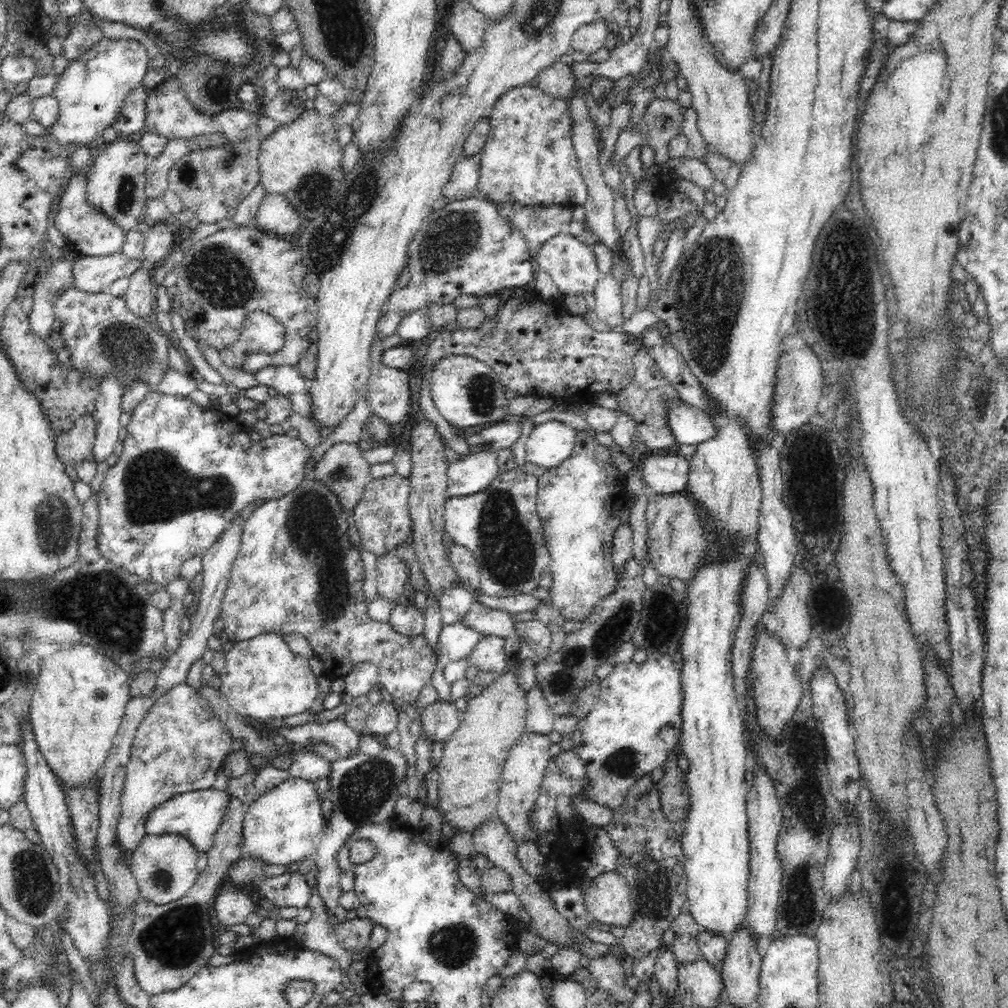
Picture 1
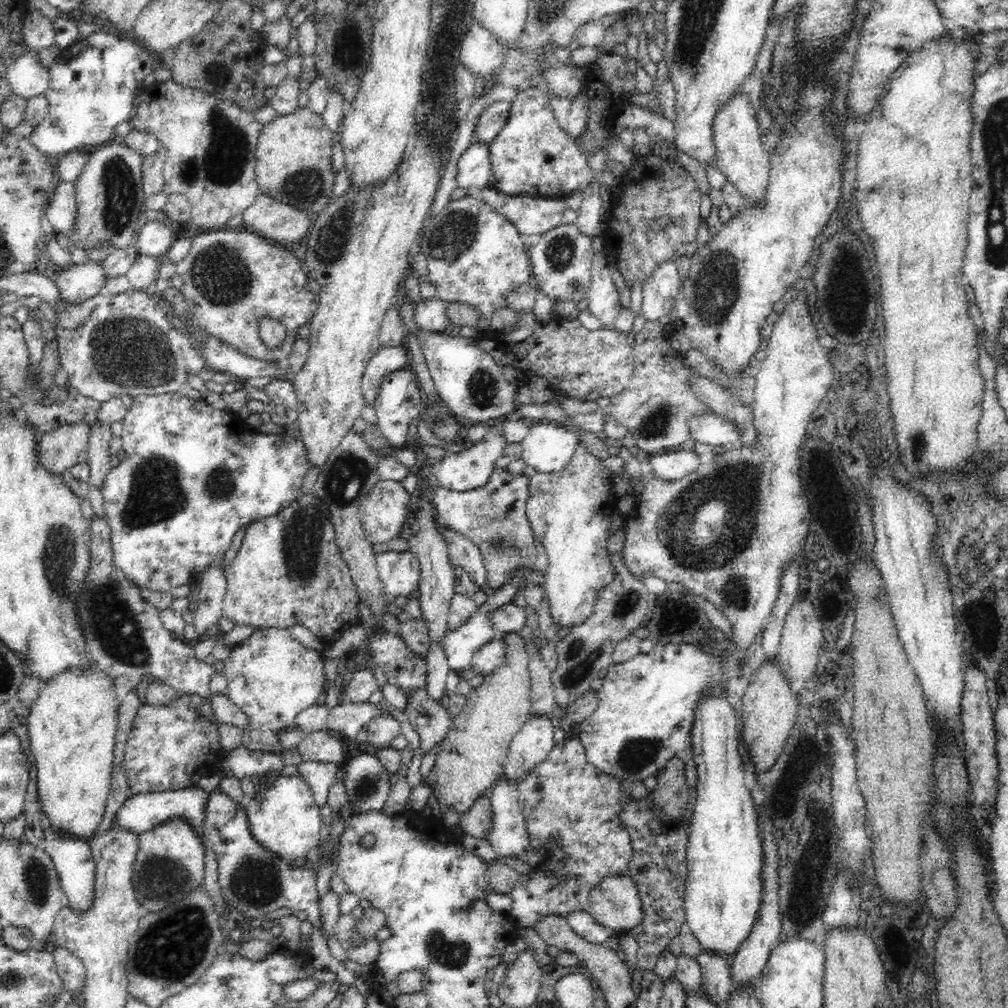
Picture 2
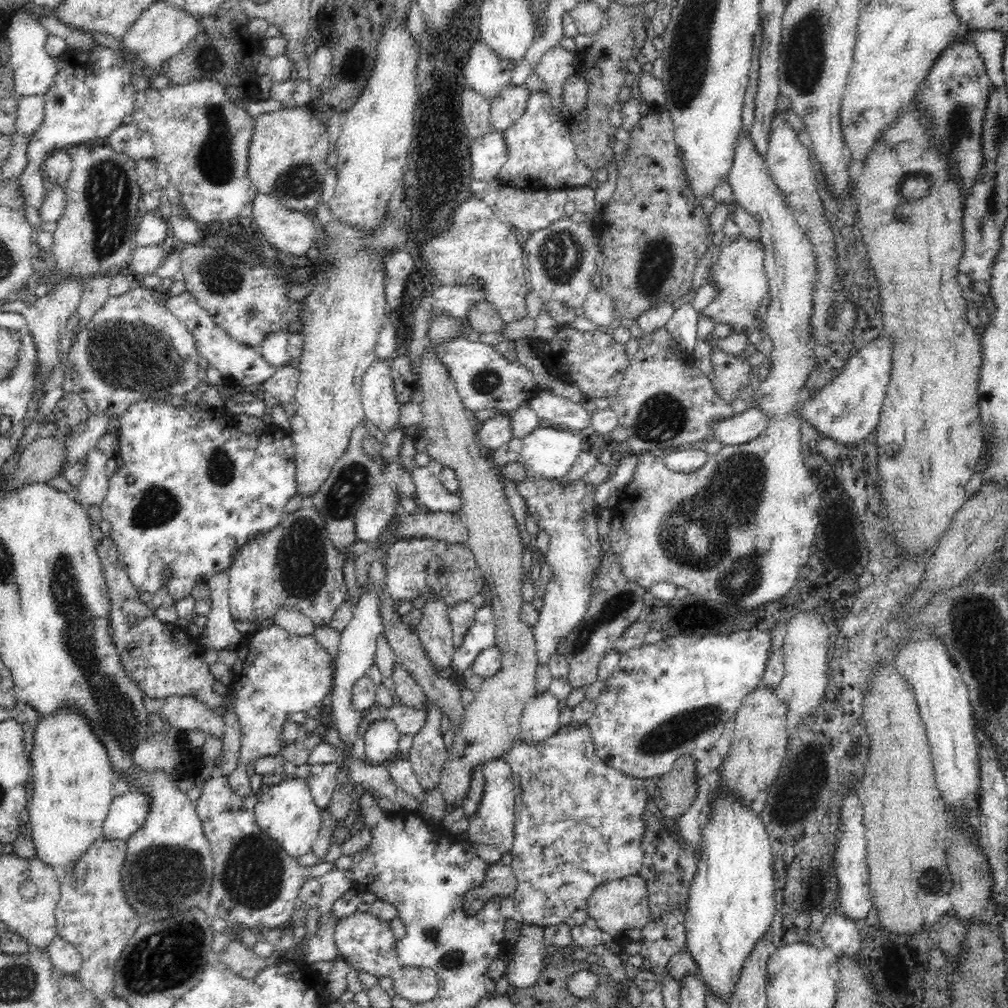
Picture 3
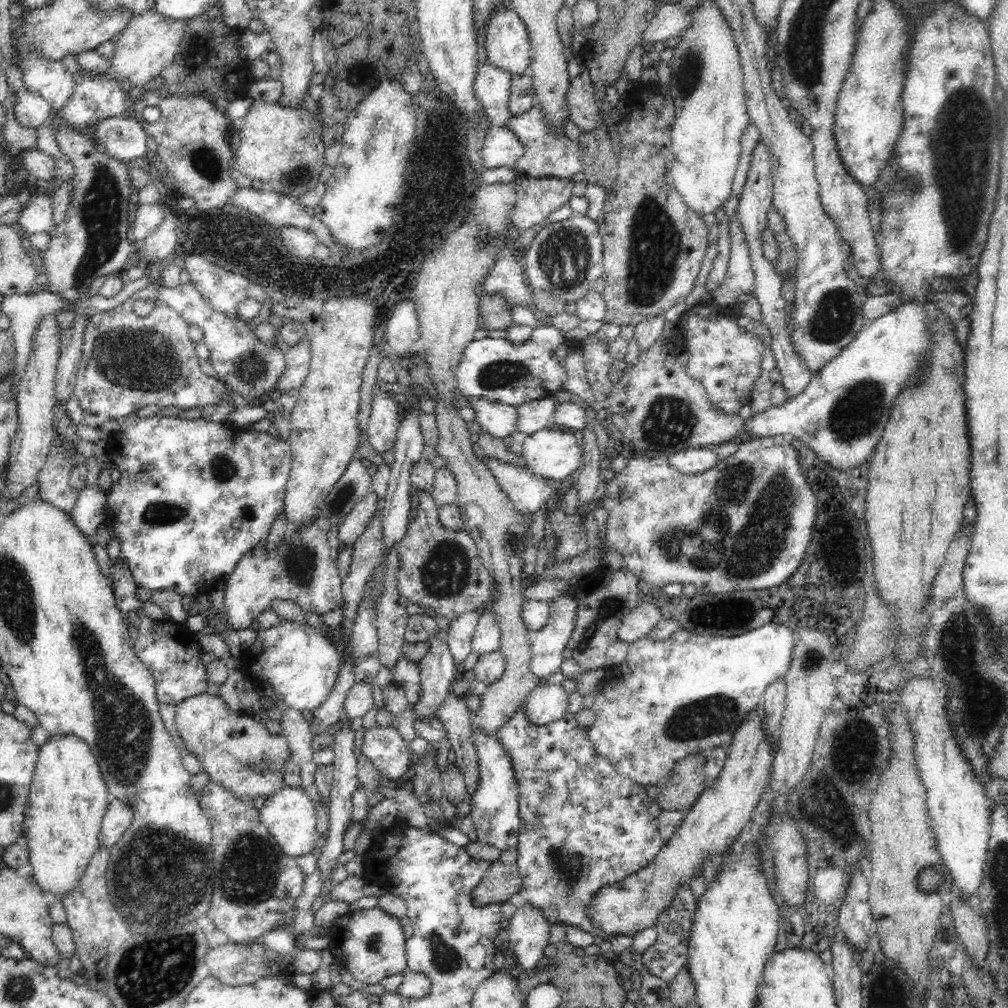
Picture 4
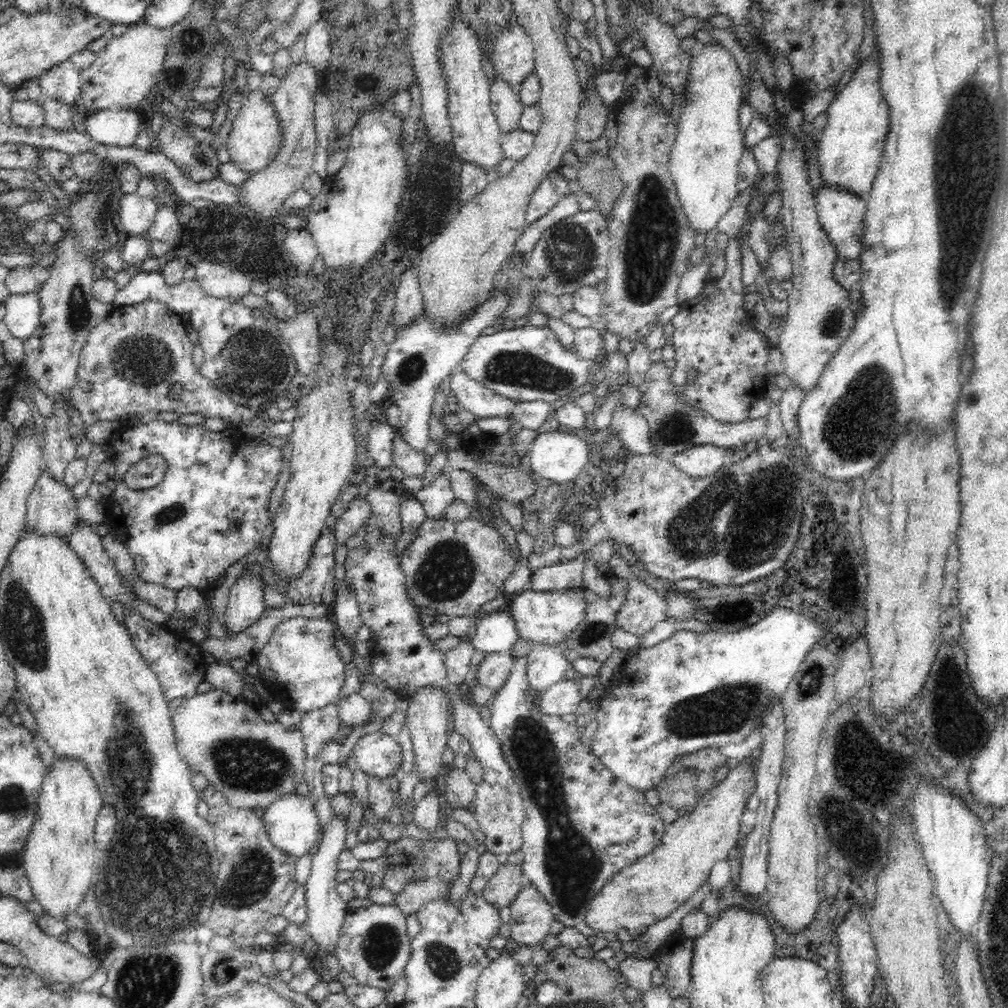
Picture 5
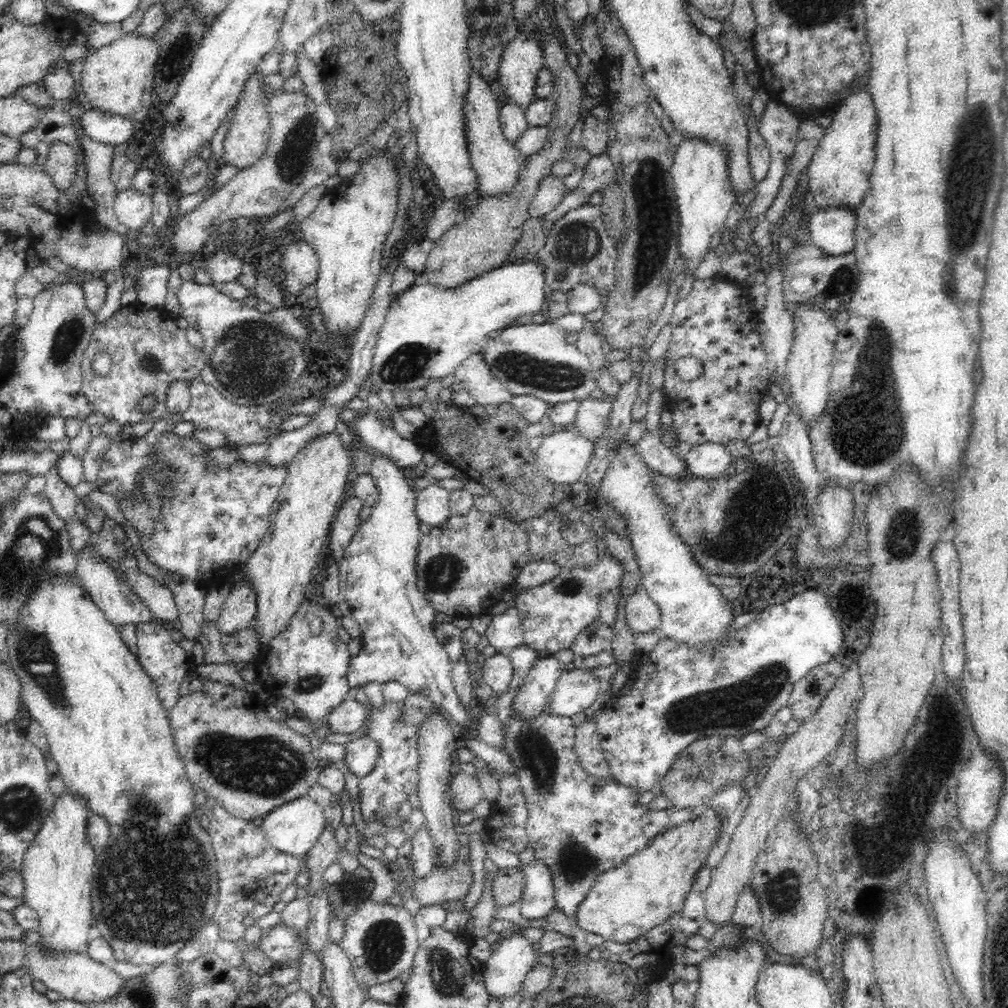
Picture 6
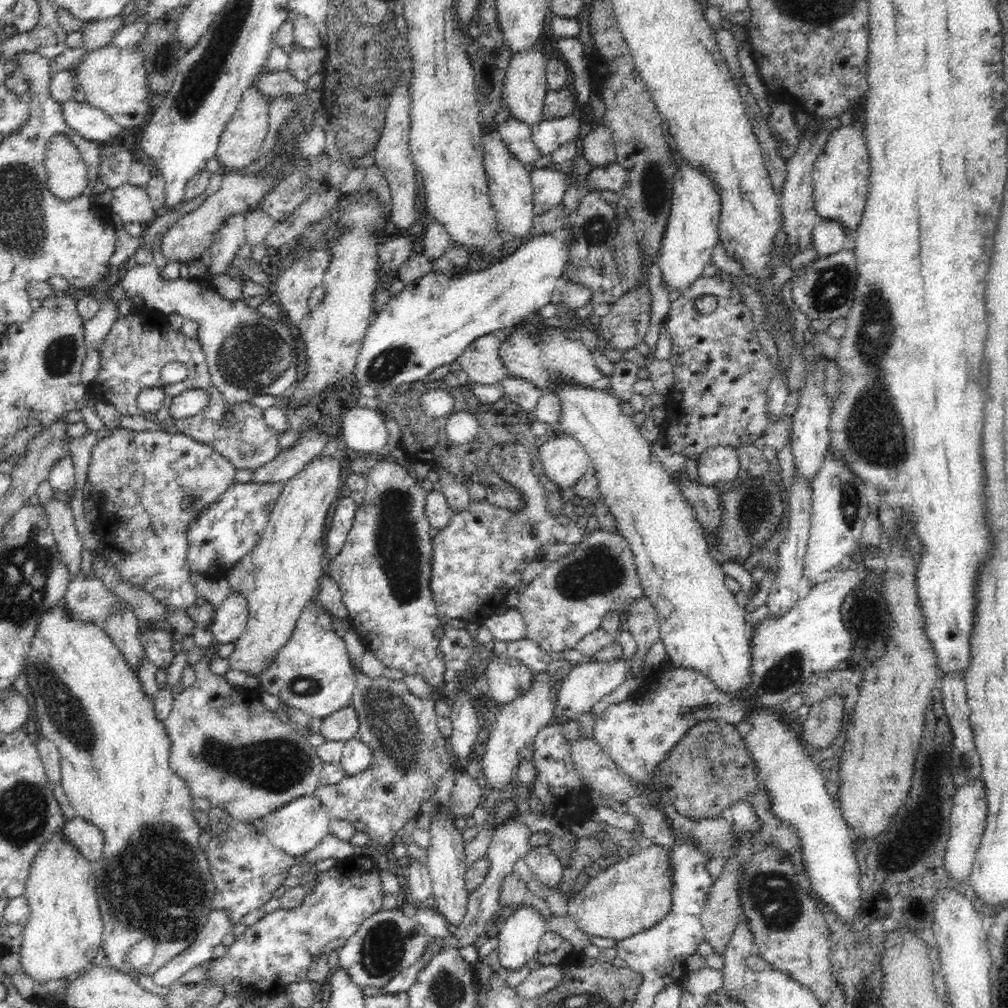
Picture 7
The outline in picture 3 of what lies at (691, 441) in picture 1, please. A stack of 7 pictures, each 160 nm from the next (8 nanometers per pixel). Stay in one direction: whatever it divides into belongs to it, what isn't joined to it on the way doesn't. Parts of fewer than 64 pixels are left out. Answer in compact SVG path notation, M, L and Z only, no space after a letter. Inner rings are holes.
M750 407L732 418L716 422L710 438L724 445L738 446L762 434L768 426L768 416L762 410Z

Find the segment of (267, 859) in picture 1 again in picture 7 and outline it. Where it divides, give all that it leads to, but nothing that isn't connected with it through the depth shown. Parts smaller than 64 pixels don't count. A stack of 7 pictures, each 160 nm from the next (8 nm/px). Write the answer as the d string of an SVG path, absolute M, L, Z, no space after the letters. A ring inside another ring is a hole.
M314 793L291 800L274 810L274 813L268 814L263 820L266 826L262 832L270 839L270 842L276 848L299 859L309 850L316 848L322 838L329 834L329 811Z

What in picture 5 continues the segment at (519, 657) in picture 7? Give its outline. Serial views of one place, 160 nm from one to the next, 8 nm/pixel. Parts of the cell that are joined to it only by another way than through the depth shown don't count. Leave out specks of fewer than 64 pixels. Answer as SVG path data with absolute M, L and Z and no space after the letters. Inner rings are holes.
M516 658L510 675L496 691L489 706L490 727L513 770L525 808L525 820L521 826L522 882L523 885L534 885L542 893L554 918L589 937L596 934L585 919L590 901L611 876L658 846L665 831L665 821L656 807L646 801L645 790L638 790L614 776L591 751L590 745L581 739L574 713L548 715L540 710L536 700L537 694L529 689L527 658Z

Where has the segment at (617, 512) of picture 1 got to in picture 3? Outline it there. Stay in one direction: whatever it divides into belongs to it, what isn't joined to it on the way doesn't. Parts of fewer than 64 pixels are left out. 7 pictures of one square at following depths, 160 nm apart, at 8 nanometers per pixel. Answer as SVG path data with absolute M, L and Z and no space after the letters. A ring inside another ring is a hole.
M527 475L522 481L516 482L516 488L536 525L550 535L550 545L544 557L546 564L551 566L553 577L547 583L539 621L533 626L537 665L548 665L560 640L565 640L587 613L592 580L602 565L603 551L598 537L598 514L601 508L594 503L596 484L584 482L583 477L562 487L558 485L557 479Z

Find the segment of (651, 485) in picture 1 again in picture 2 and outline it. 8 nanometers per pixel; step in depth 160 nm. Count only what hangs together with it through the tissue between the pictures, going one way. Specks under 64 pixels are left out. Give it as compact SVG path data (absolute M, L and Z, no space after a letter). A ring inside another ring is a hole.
M678 450L651 457L646 457L647 468L660 479L675 481L694 472L700 466L698 453L688 450Z

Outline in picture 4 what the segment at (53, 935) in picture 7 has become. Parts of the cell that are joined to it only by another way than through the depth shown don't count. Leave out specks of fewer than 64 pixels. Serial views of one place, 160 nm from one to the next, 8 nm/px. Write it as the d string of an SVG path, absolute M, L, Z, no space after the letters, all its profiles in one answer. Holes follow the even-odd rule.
M71 734L56 736L56 738L50 736L43 745L39 746L38 760L36 760L29 793L30 810L26 810L28 814L26 834L31 874L36 884L46 894L51 895L51 900L61 900L64 894L74 890L74 886L78 886L82 880L84 870L99 847L99 830L110 799L97 758L81 738Z

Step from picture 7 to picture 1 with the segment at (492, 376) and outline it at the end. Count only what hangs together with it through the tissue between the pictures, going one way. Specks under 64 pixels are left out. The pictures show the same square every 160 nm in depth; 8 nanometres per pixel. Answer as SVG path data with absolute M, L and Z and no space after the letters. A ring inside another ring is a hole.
M485 446L480 452L469 453L448 465L448 488L450 497L465 497L484 490L498 476L497 451Z

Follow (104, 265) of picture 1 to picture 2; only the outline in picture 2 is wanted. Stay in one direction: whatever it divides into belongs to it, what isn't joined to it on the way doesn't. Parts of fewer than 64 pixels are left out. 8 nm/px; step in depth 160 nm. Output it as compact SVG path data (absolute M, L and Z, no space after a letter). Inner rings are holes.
M88 259L87 263L72 264L55 271L59 298L63 302L83 302L95 294L105 291L108 278L100 261Z

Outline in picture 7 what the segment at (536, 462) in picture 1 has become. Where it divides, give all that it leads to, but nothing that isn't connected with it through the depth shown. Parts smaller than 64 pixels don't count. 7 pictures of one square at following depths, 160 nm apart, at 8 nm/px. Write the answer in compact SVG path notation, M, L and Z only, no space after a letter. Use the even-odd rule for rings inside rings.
M555 430L550 439L539 446L539 458L544 474L561 489L574 486L592 466L592 460L580 442Z

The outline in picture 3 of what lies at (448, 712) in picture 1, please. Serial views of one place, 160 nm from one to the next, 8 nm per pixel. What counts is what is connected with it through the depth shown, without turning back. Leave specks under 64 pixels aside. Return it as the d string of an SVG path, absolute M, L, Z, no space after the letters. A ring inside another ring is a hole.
M397 661L393 667L393 675L396 695L393 697L395 702L400 702L406 706L416 709L424 709L427 696L423 688L414 680L414 677Z

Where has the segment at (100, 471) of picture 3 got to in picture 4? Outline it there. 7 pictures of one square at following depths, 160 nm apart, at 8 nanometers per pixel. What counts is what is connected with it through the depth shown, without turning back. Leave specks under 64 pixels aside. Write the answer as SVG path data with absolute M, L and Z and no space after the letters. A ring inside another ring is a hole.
M91 479L86 487L79 490L77 497L76 506L71 513L72 521L78 526L78 531L86 534L88 541L92 543L99 527L108 520L107 491L102 491L95 480Z

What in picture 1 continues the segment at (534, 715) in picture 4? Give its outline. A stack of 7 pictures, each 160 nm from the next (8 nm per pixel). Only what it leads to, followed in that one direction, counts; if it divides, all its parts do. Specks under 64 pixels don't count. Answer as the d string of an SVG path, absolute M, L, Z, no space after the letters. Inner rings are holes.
M524 731L524 734L512 745L508 758L502 769L501 786L499 790L497 817L506 825L515 843L522 841L537 841L530 824L532 806L538 796L547 764L550 762L550 746L552 742L548 735Z

